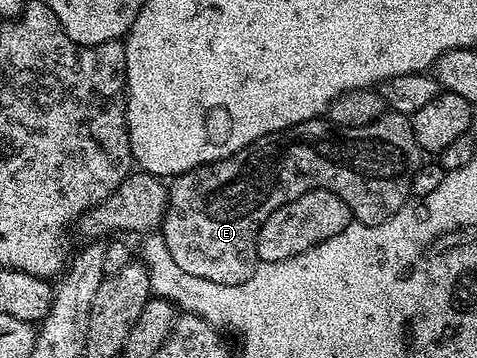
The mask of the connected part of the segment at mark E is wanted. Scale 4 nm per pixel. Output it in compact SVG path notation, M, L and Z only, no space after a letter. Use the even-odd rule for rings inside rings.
M384 112L380 118L376 118L374 122L361 128L332 126L330 121L324 120L322 117L310 118L309 121L291 126L287 130L276 130L273 134L258 138L253 144L249 144L241 152L232 154L229 158L211 162L208 166L200 166L198 170L190 170L187 174L178 175L169 186L167 214L163 217L161 233L169 248L169 254L173 256L173 260L177 260L177 265L184 272L189 272L189 276L201 276L201 280L213 280L213 284L225 284L226 286L241 284L245 280L249 280L249 276L253 276L256 266L260 263L257 256L257 232L274 210L281 208L289 200L297 200L297 196L310 190L328 190L341 196L341 200L345 200L345 204L351 209L354 221L364 222L366 226L376 226L393 217L402 206L408 205L409 199L412 197L411 185L414 174L418 172L421 165L419 157L421 157L421 151L411 127L411 118L408 115Z

